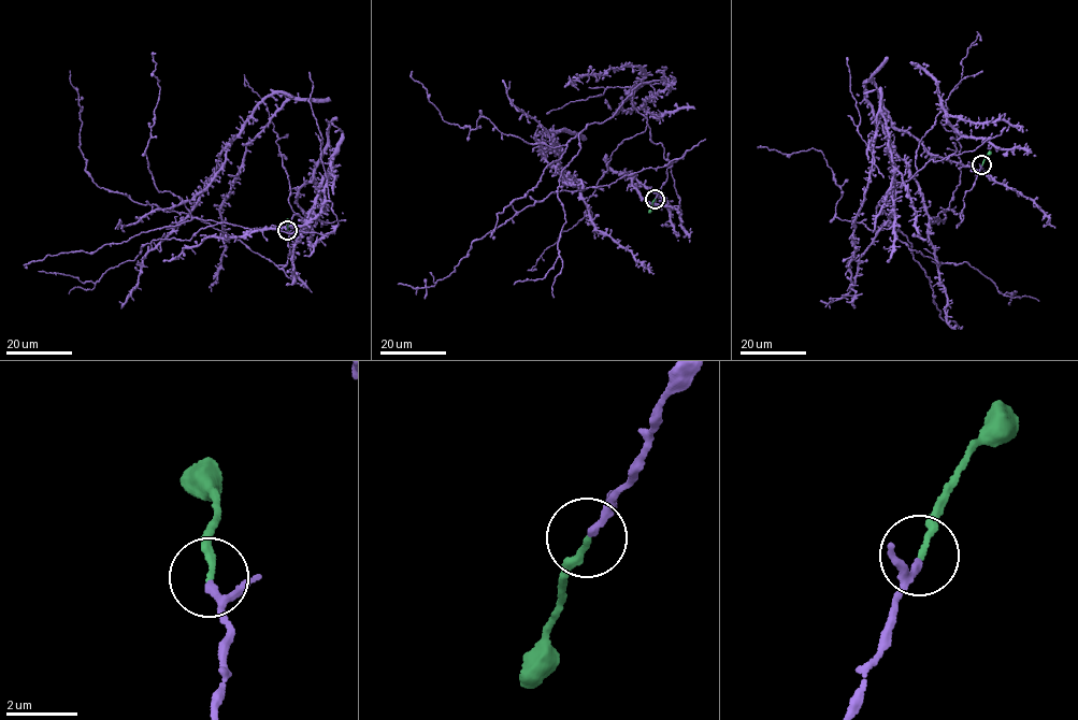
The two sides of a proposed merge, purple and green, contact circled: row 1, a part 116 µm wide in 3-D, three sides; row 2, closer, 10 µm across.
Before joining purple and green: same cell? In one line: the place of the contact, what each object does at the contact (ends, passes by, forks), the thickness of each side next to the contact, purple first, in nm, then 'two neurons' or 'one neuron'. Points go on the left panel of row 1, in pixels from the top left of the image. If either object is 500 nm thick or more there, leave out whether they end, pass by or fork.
place (287, 230); purple passes by; green ends; calibres 140 and 150 nm; one neuron

